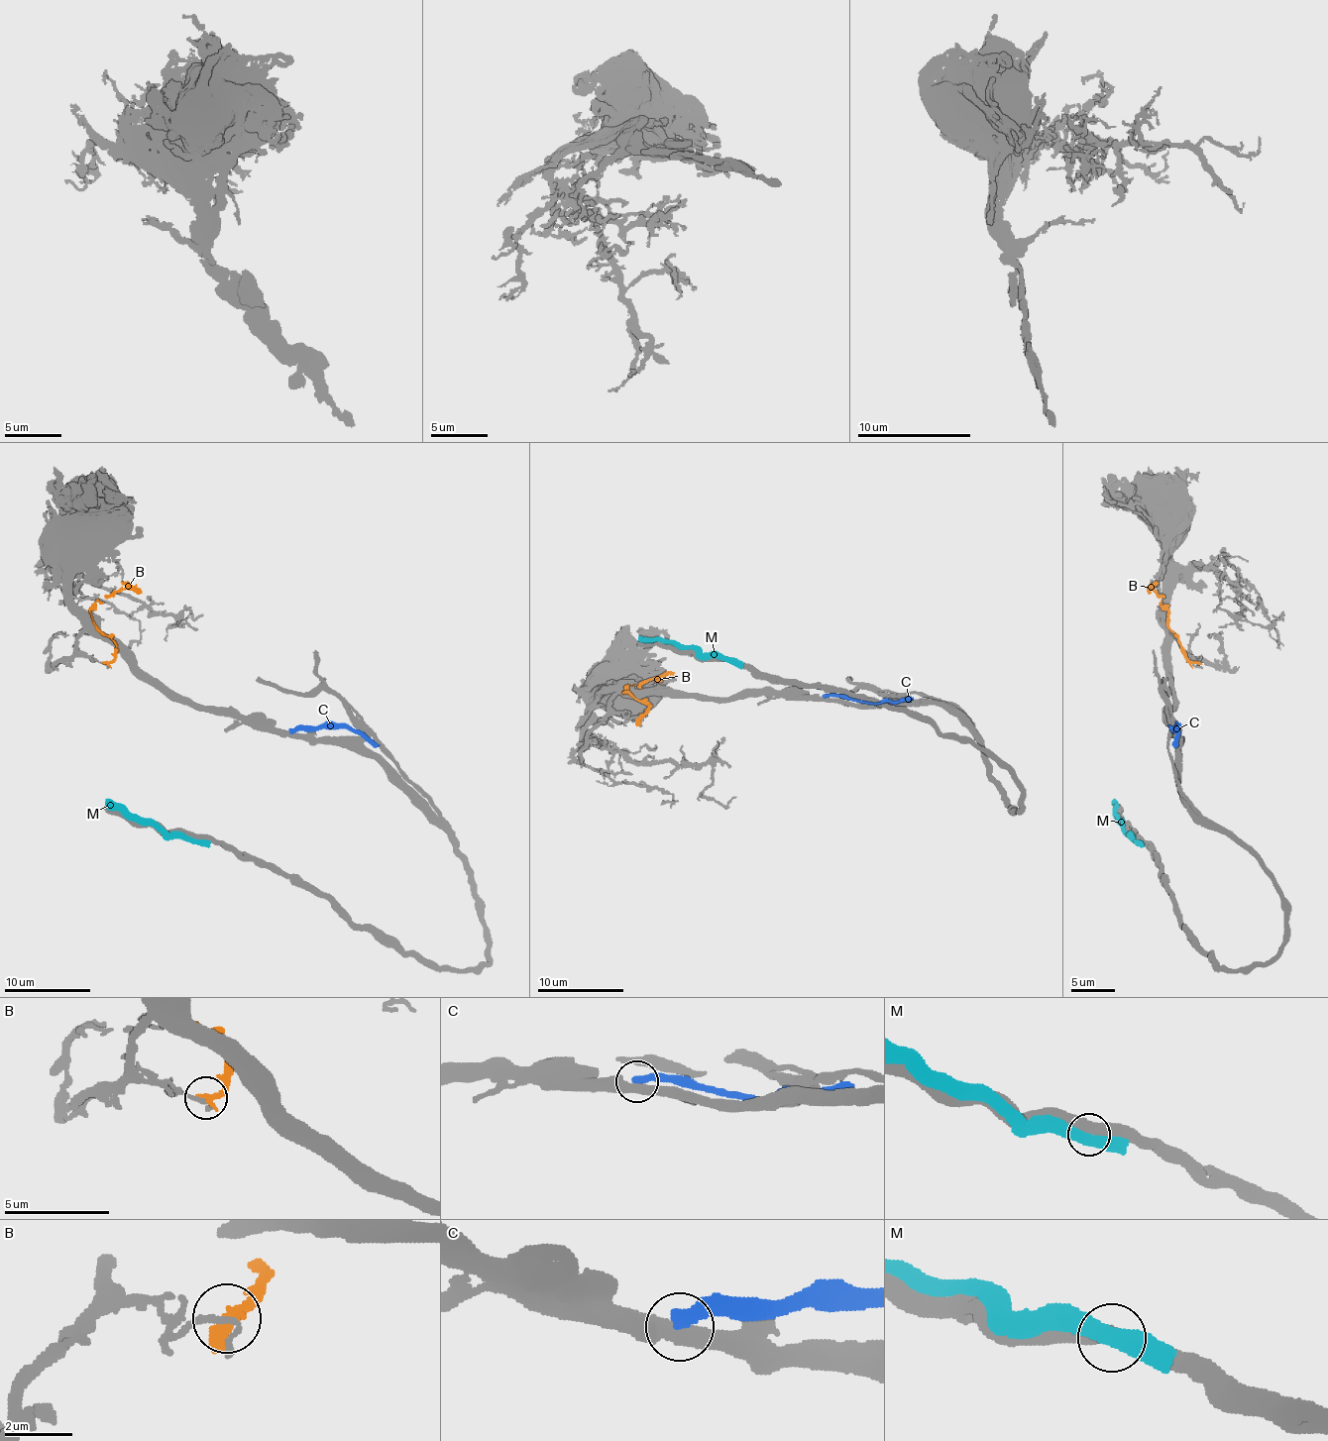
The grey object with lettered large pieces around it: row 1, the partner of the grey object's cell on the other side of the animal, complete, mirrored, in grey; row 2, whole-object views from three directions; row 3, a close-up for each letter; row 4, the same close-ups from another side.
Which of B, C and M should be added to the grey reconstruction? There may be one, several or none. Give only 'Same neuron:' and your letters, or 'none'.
Same neuron: none

